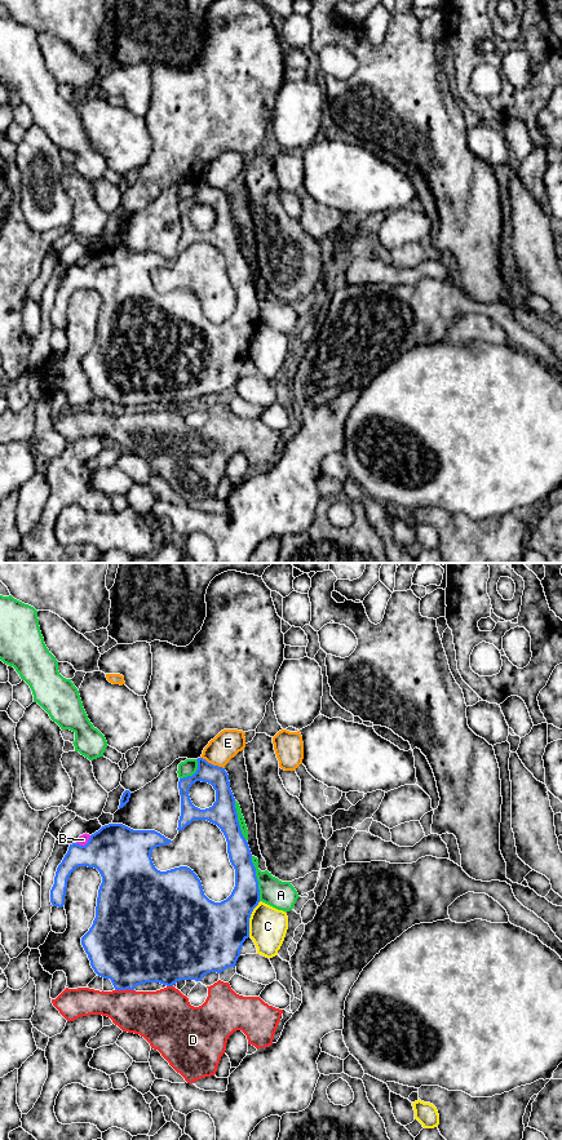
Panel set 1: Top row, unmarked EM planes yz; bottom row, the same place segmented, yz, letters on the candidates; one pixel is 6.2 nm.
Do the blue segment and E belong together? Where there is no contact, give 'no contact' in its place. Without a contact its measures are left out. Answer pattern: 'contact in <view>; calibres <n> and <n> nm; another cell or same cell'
contact in yz; calibres 130 and 170 nm; another cell

